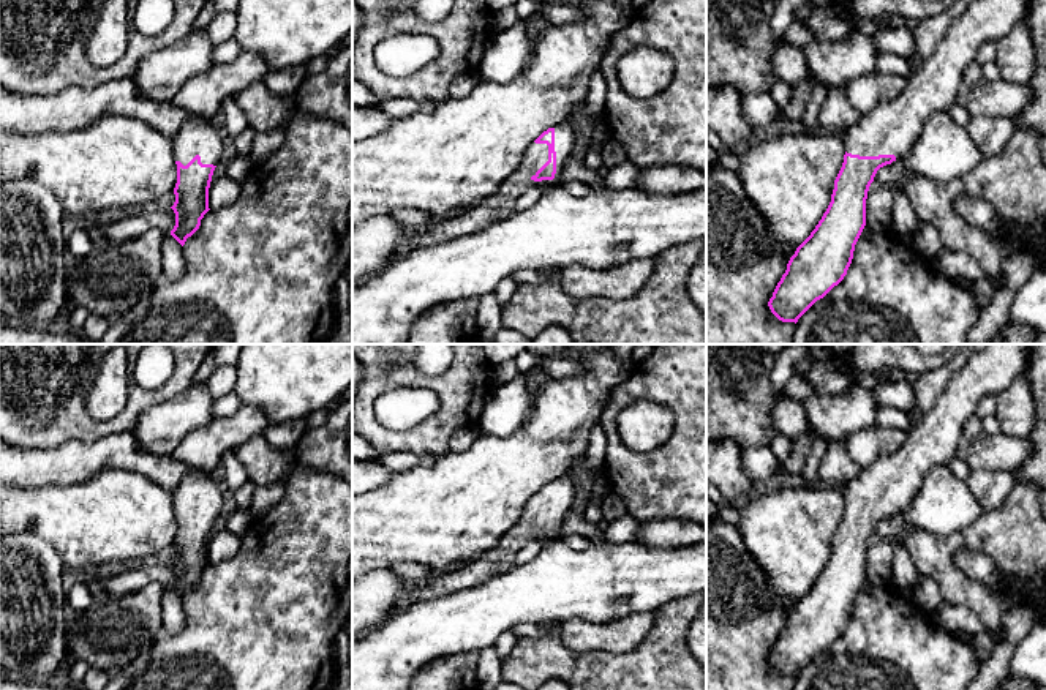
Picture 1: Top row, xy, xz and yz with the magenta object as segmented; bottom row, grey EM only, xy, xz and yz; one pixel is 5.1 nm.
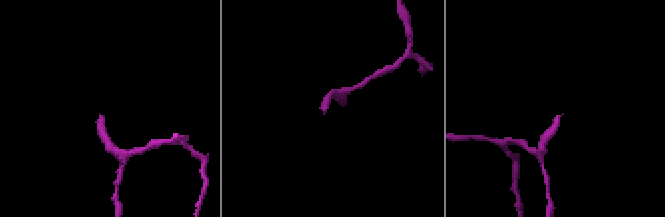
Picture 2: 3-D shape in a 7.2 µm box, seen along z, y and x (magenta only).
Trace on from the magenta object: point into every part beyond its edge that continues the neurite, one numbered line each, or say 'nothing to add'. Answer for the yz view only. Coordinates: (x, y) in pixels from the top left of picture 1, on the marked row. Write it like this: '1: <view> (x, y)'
1: yz (891, 128)

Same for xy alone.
1: xy (199, 136)

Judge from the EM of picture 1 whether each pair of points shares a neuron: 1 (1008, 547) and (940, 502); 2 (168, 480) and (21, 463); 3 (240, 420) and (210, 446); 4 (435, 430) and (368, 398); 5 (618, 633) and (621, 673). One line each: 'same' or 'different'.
1: different
2: same
3: same
4: same
5: different

